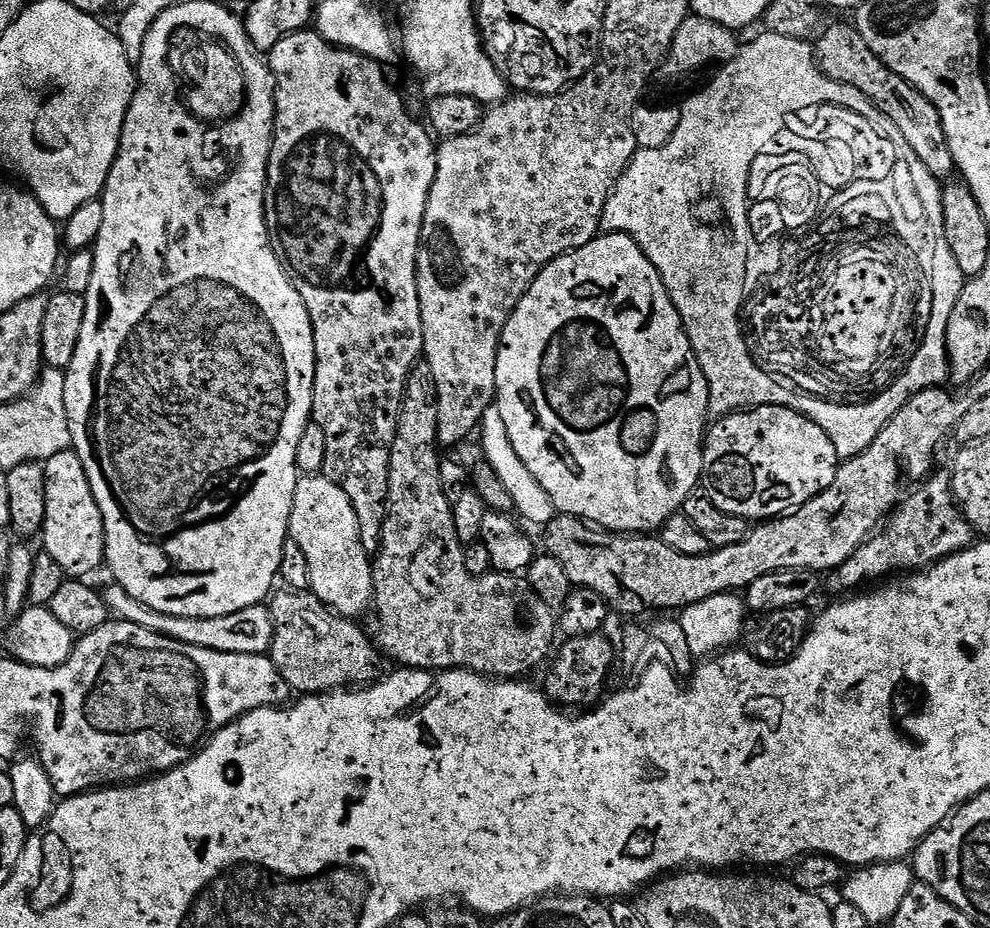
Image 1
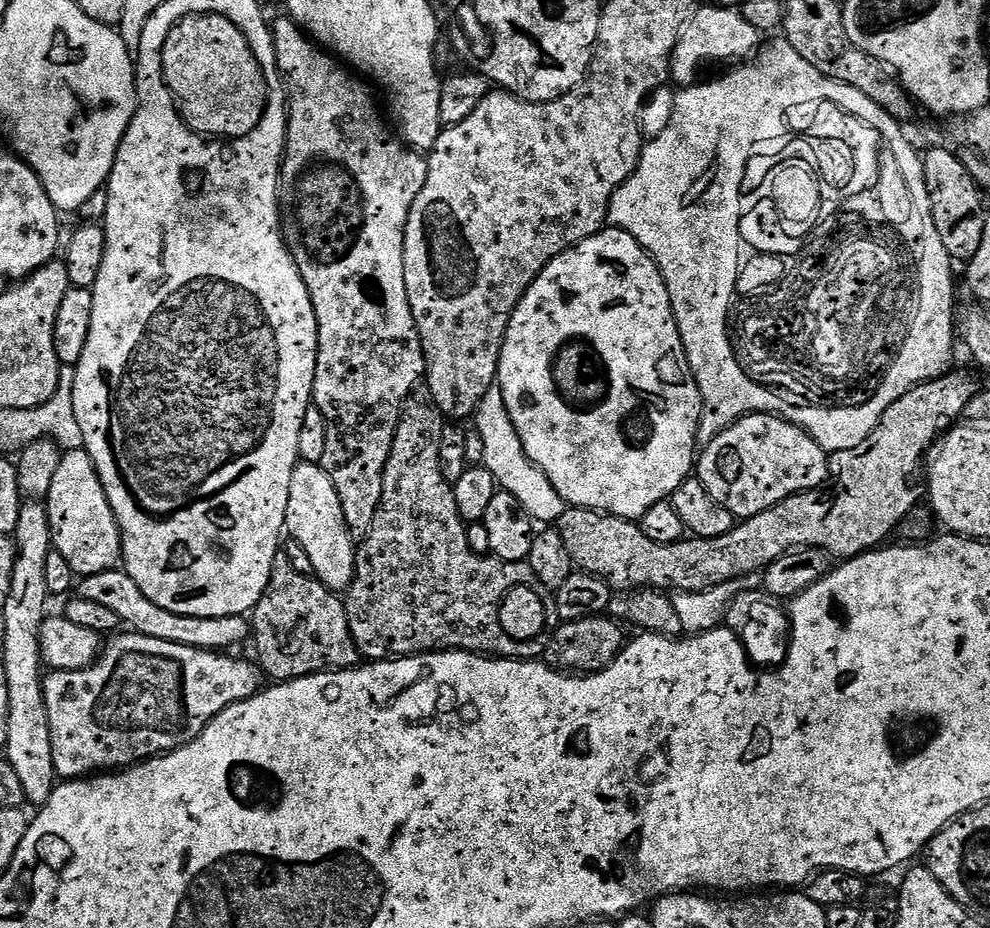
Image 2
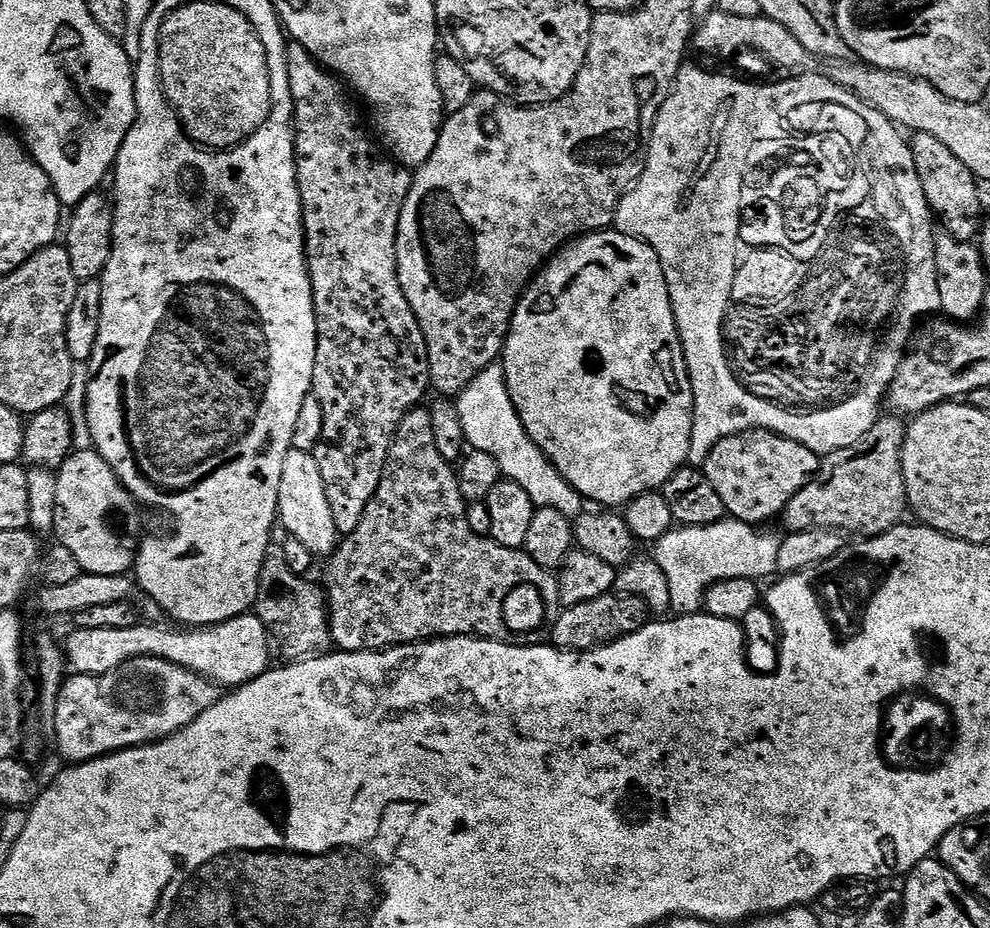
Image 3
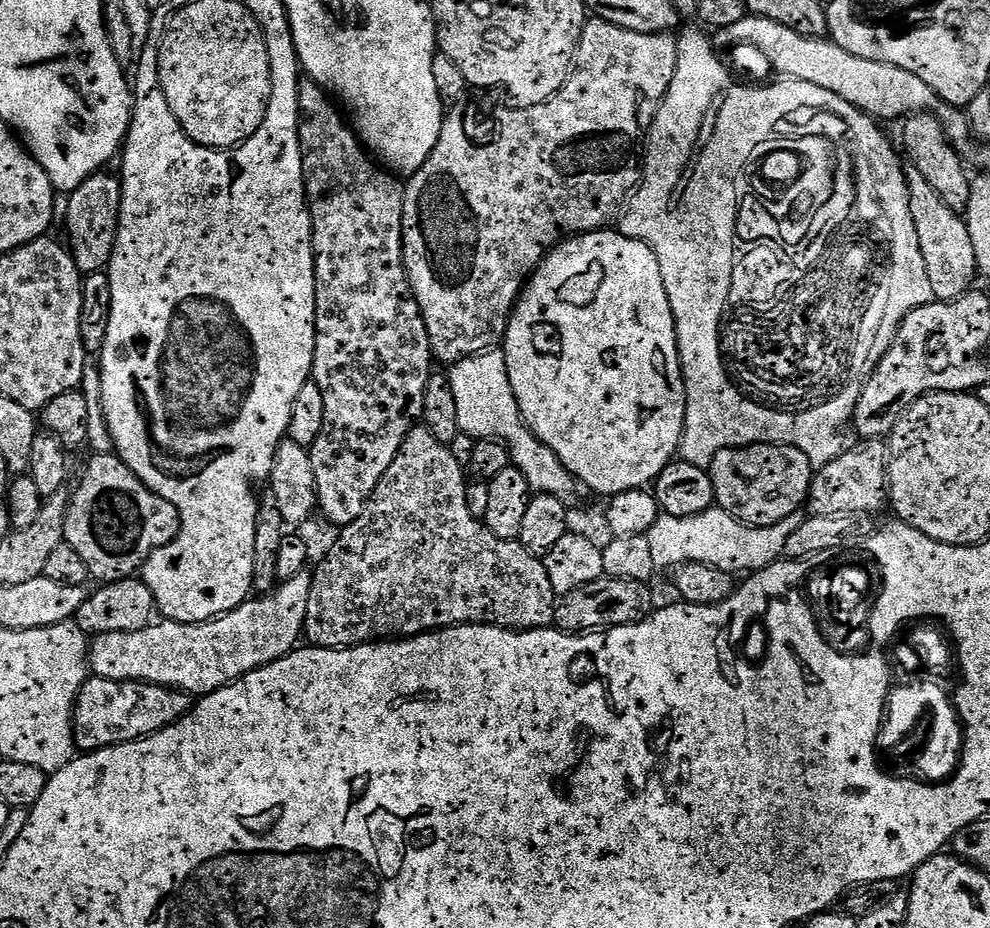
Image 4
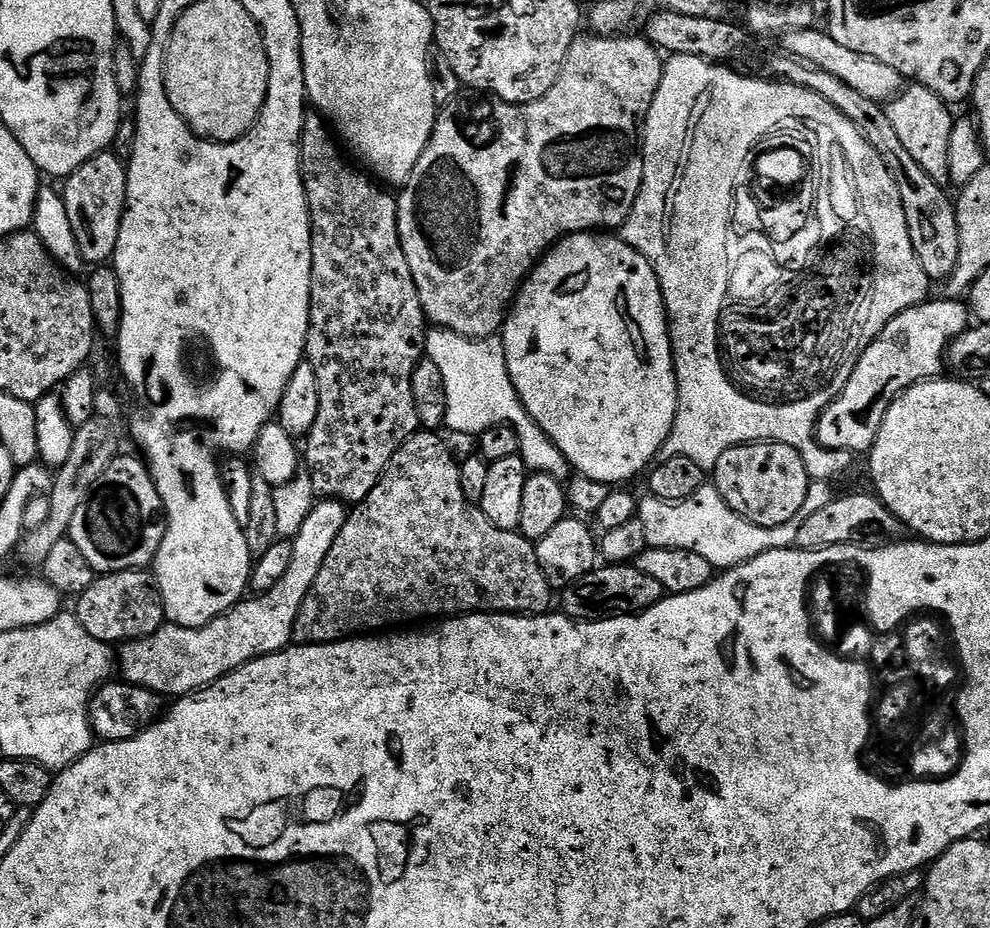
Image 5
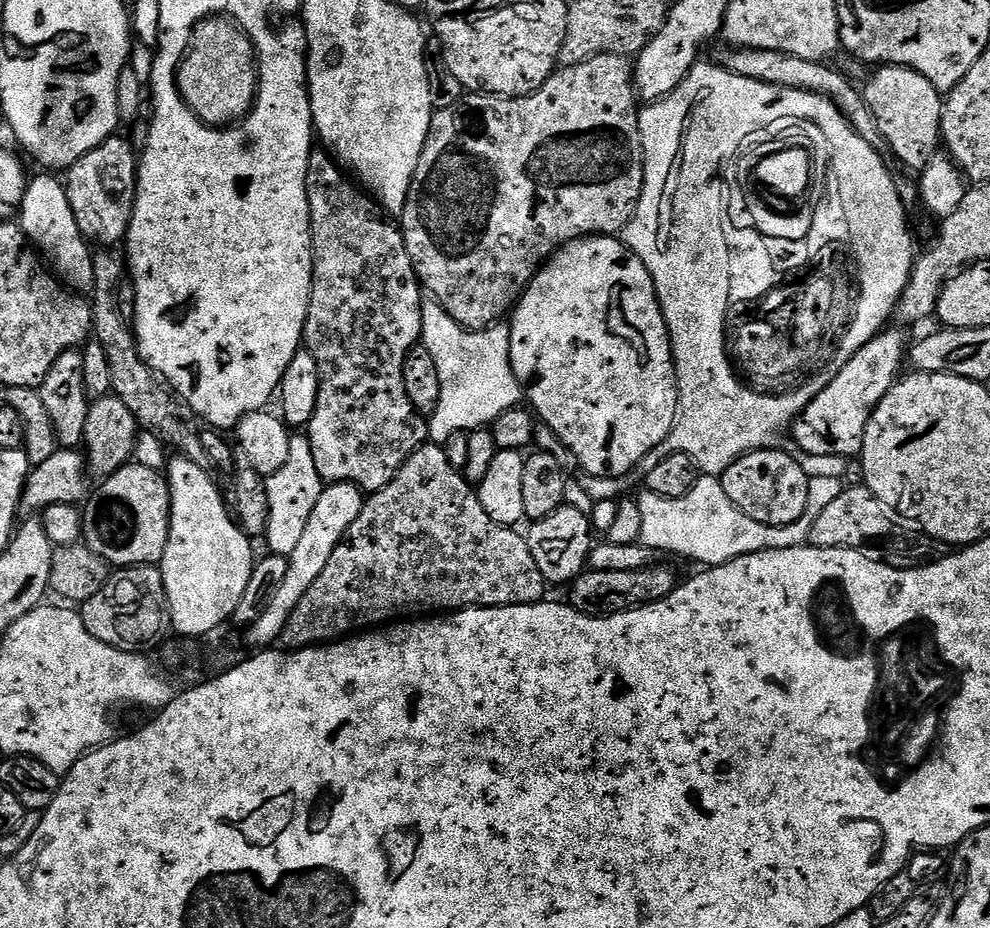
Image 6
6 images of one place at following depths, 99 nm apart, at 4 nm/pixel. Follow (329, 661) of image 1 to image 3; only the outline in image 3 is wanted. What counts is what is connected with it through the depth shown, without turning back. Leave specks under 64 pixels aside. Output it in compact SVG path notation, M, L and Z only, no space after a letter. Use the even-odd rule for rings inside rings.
M283 543L269 544L260 575L260 593L256 595L254 615L267 624L279 655L281 652L285 656L283 659L288 662L327 656L334 648L325 589L319 583L311 584L310 581L294 574L294 570L286 566Z

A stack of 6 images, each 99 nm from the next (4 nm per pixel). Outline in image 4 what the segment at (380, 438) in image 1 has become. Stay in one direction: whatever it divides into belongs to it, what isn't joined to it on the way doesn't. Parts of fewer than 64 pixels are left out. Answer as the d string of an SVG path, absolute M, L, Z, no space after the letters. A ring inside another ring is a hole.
M305 79L300 85L300 149L302 150L302 158L304 159L304 171L306 173L306 199L310 205L312 213L312 257L316 263L316 349L314 350L314 362L312 363L311 383L318 386L318 390L322 390L322 402L326 402L326 418L322 422L322 434L318 434L318 438L312 444L310 455L312 457L312 465L314 466L314 482L316 483L316 503L318 505L319 515L324 515L330 523L335 526L343 526L354 522L354 518L358 518L358 514L362 514L362 510L366 506L366 502L370 498L370 494L378 486L378 482L382 478L382 474L386 474L386 470L390 470L390 462L394 462L394 458L398 454L398 450L402 446L402 442L406 438L406 434L410 434L410 430L417 427L418 421L423 417L424 407L422 406L422 398L426 394L426 386L428 380L434 371L434 357L432 347L430 346L430 338L426 334L426 326L424 319L420 313L418 302L414 298L412 288L408 285L408 275L404 272L404 190L405 185L391 171L385 170L369 153L366 151L363 144L360 143L360 137L350 127L349 121L344 120L336 113L333 97L325 92L320 85L315 84L313 80Z

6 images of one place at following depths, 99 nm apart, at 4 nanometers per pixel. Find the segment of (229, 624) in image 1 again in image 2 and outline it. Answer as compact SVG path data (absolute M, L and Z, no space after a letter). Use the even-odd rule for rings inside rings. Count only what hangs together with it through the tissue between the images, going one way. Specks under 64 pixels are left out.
M119 567L106 570L102 574L90 574L83 577L78 584L78 594L90 602L99 602L109 610L118 614L121 625L131 631L162 638L162 642L178 642L191 648L207 648L209 650L236 650L244 639L253 635L252 625L247 615L227 616L226 618L194 618L182 614L170 614L170 610L162 610L155 602L150 602L142 590L138 590L138 582L130 578L130 574Z

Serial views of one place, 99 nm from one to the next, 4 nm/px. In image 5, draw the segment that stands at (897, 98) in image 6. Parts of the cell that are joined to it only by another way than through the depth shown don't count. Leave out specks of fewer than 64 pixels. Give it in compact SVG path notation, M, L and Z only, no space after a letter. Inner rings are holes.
M909 83L896 95L895 100L889 100L887 105L891 125L898 134L902 146L914 157L914 162L934 178L941 186L949 183L950 174L950 134L954 123L953 109L938 94L926 90L920 84Z

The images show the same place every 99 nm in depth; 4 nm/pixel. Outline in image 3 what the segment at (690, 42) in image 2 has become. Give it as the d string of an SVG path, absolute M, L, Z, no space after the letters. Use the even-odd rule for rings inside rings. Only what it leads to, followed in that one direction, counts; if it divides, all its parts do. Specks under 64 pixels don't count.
M713 10L695 29L694 48L700 52L709 52L712 56L732 56L735 52L757 52L760 56L765 56L772 64L777 64L780 68L785 68L788 74L803 74L815 69L818 60L786 30L786 26L778 26L778 22L769 20L767 16L761 14L758 18L733 18L731 14L719 10Z

